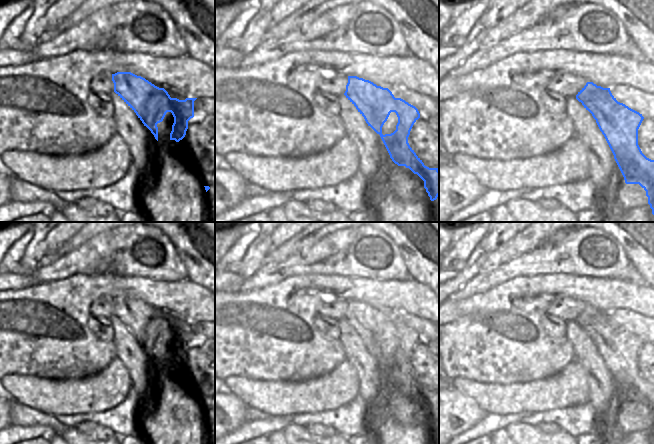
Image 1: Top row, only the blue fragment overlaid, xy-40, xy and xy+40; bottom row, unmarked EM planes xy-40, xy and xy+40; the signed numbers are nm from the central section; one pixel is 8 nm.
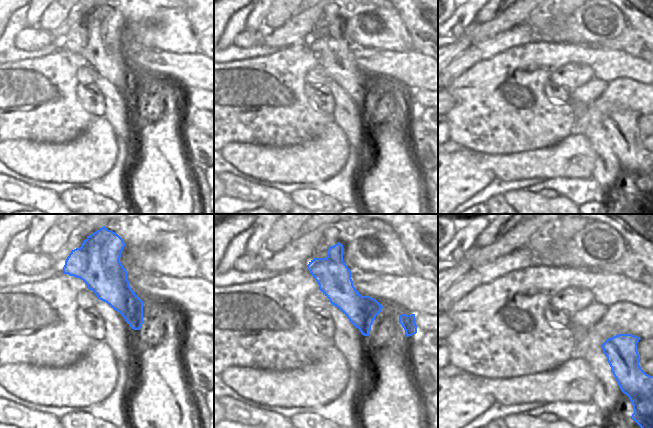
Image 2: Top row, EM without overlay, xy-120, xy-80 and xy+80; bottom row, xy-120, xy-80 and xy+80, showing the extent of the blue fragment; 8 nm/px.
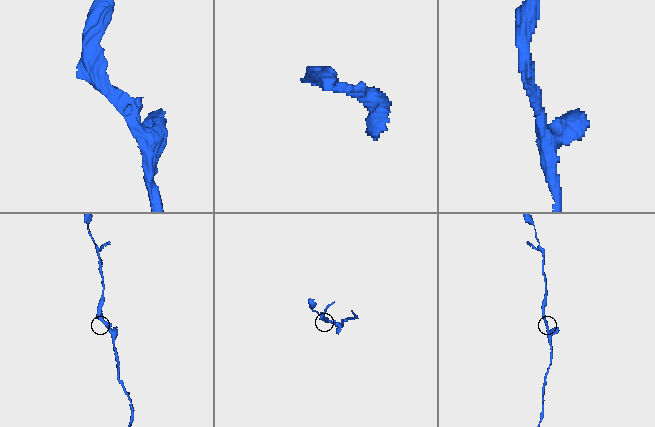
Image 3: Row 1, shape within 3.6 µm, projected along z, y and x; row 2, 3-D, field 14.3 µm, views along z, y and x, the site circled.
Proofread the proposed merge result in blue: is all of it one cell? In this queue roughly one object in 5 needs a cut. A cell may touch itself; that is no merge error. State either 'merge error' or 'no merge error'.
no merge error

